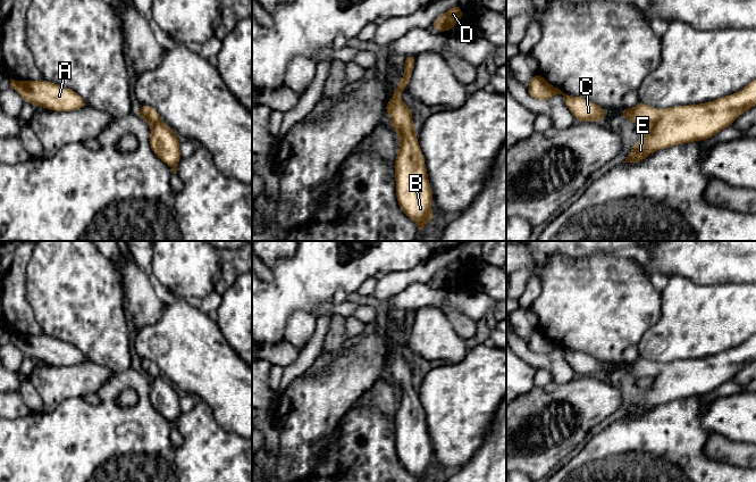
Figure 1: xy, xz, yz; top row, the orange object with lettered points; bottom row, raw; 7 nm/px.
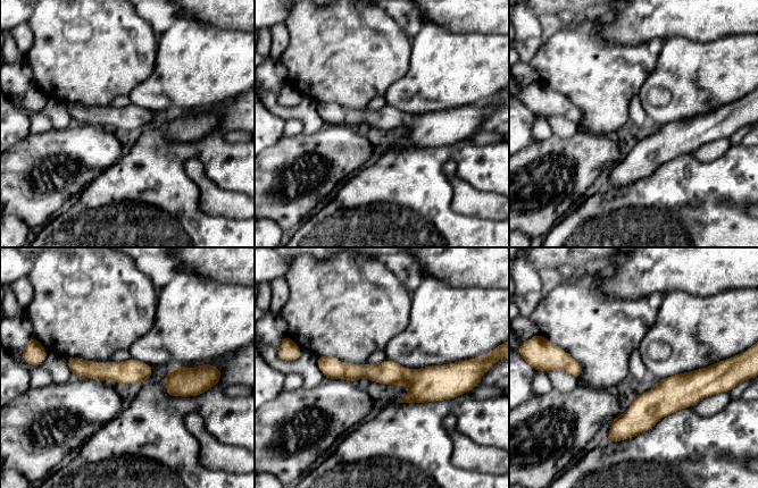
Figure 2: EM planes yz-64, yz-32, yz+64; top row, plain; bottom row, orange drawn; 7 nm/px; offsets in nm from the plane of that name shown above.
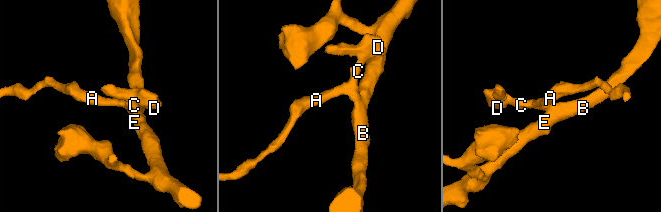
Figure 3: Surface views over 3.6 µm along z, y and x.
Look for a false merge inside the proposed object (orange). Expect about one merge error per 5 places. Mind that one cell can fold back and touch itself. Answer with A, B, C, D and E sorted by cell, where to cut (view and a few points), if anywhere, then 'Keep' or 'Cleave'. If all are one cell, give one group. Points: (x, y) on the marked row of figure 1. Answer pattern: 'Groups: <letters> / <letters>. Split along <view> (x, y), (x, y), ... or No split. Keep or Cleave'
Groups: A B C D E. No split. Keep

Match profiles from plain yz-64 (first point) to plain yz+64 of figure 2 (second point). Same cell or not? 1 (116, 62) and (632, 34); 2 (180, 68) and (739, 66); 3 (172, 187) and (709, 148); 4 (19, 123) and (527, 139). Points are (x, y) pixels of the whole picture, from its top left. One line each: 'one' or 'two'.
1: two
2: one
3: two
4: one

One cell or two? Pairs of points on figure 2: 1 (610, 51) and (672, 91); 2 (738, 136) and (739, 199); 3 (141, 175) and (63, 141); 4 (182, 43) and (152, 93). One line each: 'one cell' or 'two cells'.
1: two cells
2: two cells
3: two cells
4: one cell

